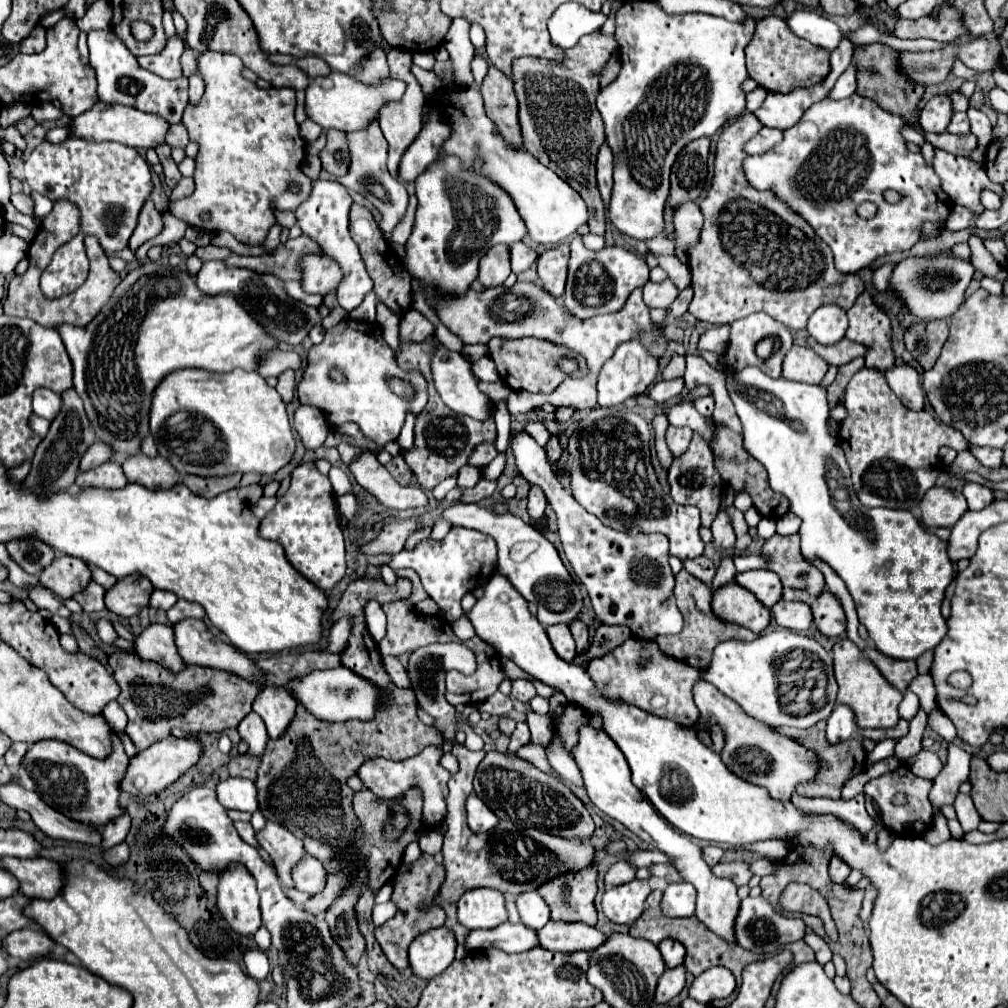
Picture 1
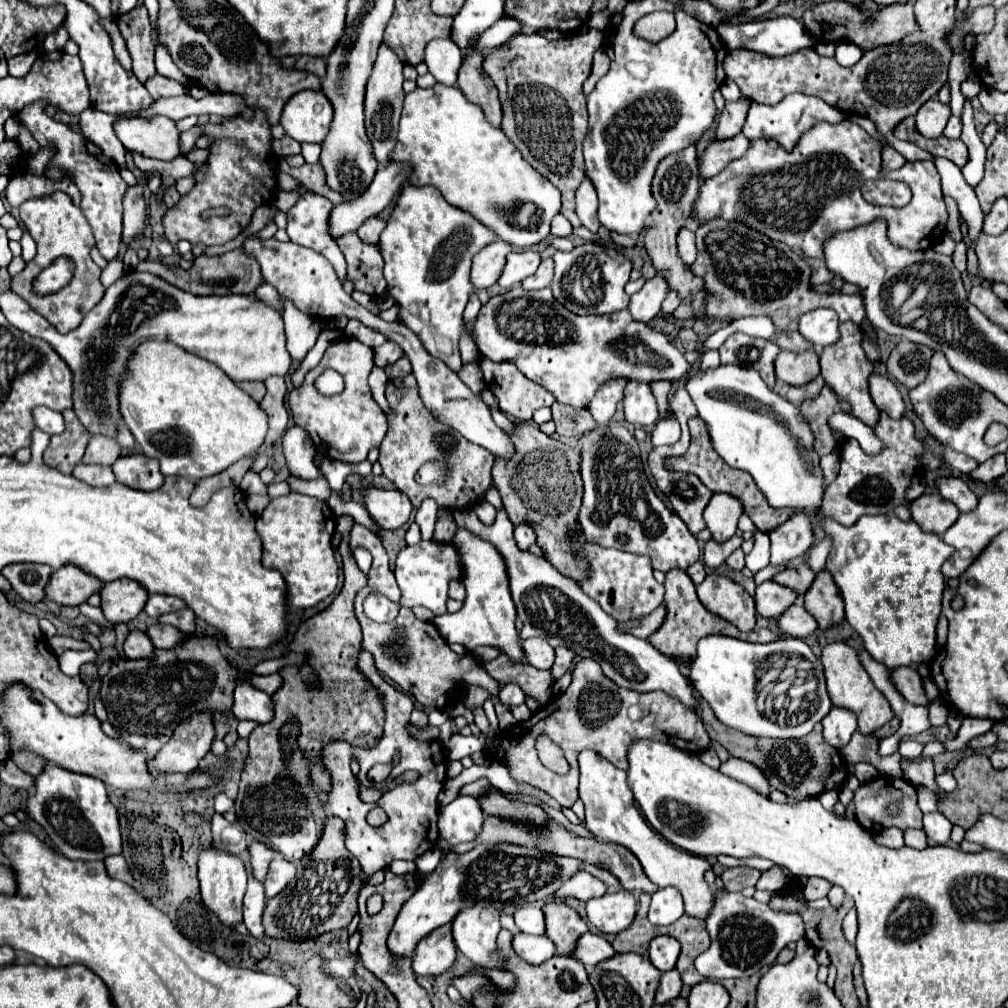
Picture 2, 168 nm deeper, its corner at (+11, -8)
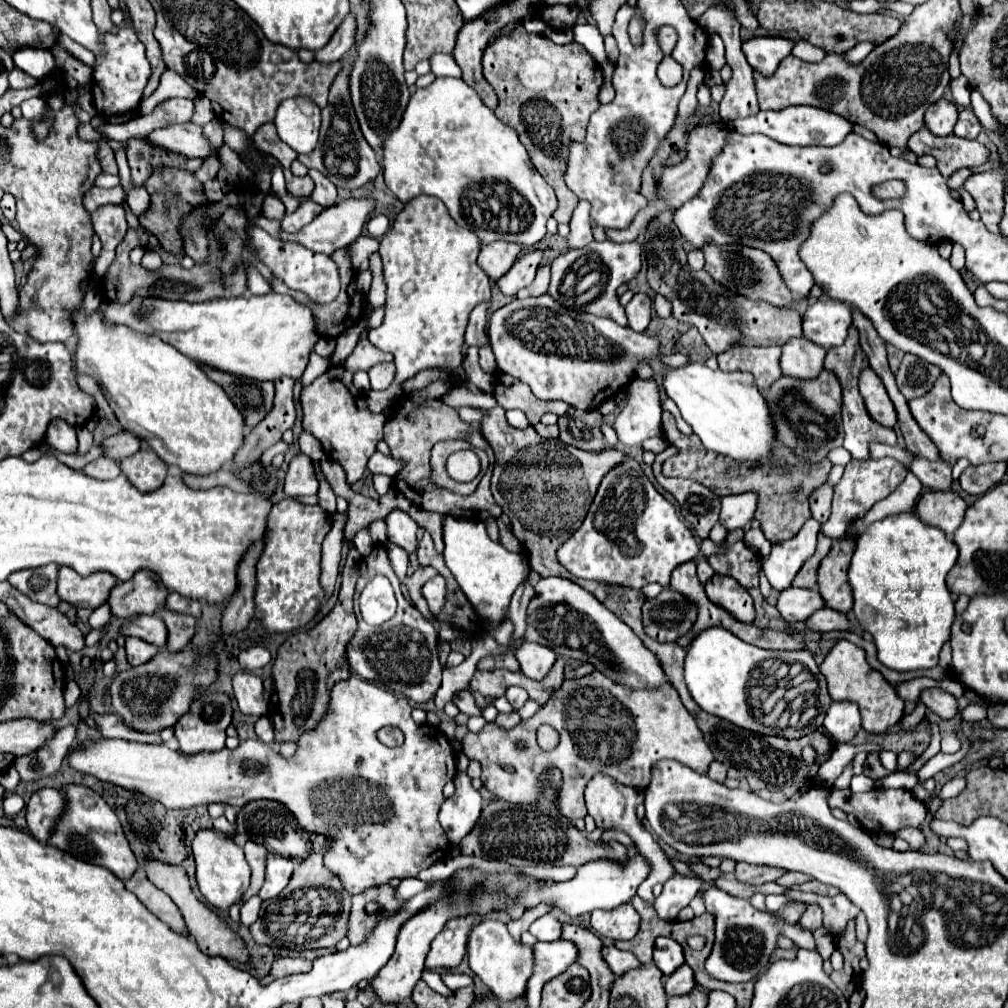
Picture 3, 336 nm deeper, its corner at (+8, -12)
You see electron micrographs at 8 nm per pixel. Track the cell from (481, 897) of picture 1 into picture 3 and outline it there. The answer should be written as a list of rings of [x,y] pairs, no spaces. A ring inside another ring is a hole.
[[[484,919],[472,927],[468,939],[468,961],[470,961],[470,969],[504,1001],[522,997],[526,993],[526,981],[530,979],[534,967],[532,949],[524,945],[516,945],[506,925],[498,919]]]

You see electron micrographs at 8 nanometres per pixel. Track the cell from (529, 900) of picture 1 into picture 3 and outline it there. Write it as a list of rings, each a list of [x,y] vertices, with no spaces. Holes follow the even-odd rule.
[[[548,913],[540,919],[536,919],[528,931],[532,935],[536,935],[538,941],[558,941],[560,939],[560,921]]]

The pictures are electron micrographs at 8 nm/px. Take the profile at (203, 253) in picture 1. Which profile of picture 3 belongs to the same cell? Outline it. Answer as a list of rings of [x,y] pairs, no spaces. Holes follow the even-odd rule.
[[[269,193],[262,204],[262,215],[269,219],[282,219],[285,215],[285,207],[274,194]]]

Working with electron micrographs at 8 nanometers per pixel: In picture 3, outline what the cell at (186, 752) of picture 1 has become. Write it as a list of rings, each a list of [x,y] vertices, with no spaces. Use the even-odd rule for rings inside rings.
[[[206,693],[198,697],[190,711],[180,717],[180,721],[174,727],[174,735],[180,743],[180,753],[184,755],[196,755],[202,751],[220,751],[224,749],[224,739],[226,739],[226,727],[232,721],[232,703],[230,697],[224,693]]]

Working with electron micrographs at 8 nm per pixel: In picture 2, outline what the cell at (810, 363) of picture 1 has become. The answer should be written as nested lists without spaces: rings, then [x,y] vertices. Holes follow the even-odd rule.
[[[809,349],[803,353],[781,351],[775,361],[777,379],[789,385],[805,385],[819,375],[819,355]]]

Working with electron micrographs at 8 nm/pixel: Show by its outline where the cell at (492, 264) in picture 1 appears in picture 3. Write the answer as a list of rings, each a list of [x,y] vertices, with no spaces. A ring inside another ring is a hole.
[[[494,241],[480,249],[478,265],[486,275],[490,275],[492,281],[498,281],[500,277],[504,277],[510,271],[510,267],[514,265],[514,259],[518,257],[520,251],[522,251],[522,247],[516,243]]]

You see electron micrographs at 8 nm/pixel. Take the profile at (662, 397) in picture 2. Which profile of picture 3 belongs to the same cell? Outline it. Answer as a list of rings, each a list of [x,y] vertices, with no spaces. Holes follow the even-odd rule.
[[[664,411],[664,415],[662,415],[662,429],[664,429],[664,435],[670,439],[670,443],[680,449],[678,455],[664,461],[664,467],[662,467],[664,475],[694,479],[694,481],[706,485],[718,497],[754,491],[758,495],[758,509],[756,509],[754,519],[760,521],[764,535],[772,543],[792,539],[800,531],[800,527],[812,517],[810,509],[808,509],[808,495],[820,483],[824,483],[828,479],[828,473],[832,469],[832,463],[828,459],[824,459],[820,463],[806,463],[804,459],[796,457],[796,453],[792,449],[776,447],[774,453],[780,455],[780,457],[776,457],[776,463],[760,465],[760,471],[742,471],[742,465],[734,463],[732,459],[726,459],[722,455],[716,455],[714,451],[704,449],[700,439],[696,439],[696,435],[682,435],[676,427],[672,413],[668,413],[668,411]],[[796,487],[800,487],[800,495],[792,493]]]

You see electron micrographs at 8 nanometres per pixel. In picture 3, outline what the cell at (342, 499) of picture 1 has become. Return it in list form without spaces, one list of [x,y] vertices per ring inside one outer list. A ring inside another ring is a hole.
[[[376,543],[372,547],[372,553],[360,561],[360,579],[356,583],[358,597],[360,597],[360,589],[364,589],[364,585],[370,579],[374,579],[376,575],[384,575],[390,579],[395,597],[398,599],[398,613],[394,615],[394,619],[386,621],[384,625],[372,627],[372,625],[366,625],[360,617],[360,611],[356,611],[358,613],[358,631],[346,647],[346,657],[348,657],[350,669],[368,681],[382,681],[396,695],[406,695],[408,699],[416,701],[418,705],[424,705],[434,697],[434,693],[442,681],[442,665],[438,659],[438,633],[430,621],[422,619],[422,615],[418,613],[414,603],[402,595],[400,581],[388,563],[386,547],[380,543]]]

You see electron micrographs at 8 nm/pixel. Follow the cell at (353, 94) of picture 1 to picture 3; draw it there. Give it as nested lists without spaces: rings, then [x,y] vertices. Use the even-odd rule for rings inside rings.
[[[292,97],[280,103],[274,119],[278,137],[296,153],[314,151],[320,133],[320,123],[320,107],[316,107],[312,99],[304,97]]]

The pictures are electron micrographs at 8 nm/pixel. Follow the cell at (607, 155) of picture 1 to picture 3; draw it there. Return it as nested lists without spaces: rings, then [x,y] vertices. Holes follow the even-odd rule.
[[[584,199],[578,203],[574,209],[572,221],[570,221],[570,237],[568,237],[568,247],[578,249],[594,241],[592,235],[592,217],[590,217],[590,207],[584,203]]]

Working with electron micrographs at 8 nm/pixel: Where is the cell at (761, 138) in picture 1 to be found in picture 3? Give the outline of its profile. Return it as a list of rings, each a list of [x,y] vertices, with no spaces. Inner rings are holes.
[[[696,127],[690,131],[690,139],[686,145],[686,159],[684,163],[678,163],[678,167],[666,167],[660,183],[658,183],[658,201],[654,201],[654,205],[648,205],[644,211],[640,211],[636,215],[636,219],[632,221],[632,225],[628,229],[616,231],[616,229],[608,229],[608,239],[616,241],[616,243],[624,243],[624,241],[634,241],[640,233],[640,229],[654,217],[658,215],[662,209],[678,209],[684,201],[692,199],[692,195],[696,195],[696,191],[700,191],[700,187],[704,185],[704,179],[708,177],[712,159],[716,155],[720,155],[720,151],[724,149],[724,143],[728,139],[728,127]]]

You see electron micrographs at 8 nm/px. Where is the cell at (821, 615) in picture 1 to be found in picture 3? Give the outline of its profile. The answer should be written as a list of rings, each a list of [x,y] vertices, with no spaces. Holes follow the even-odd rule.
[[[854,539],[834,541],[830,553],[822,559],[818,567],[818,591],[826,607],[840,613],[848,613],[852,609],[852,591],[846,577],[852,551]]]

